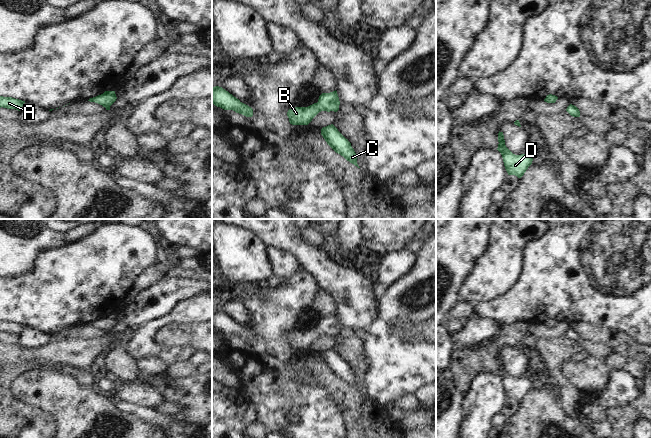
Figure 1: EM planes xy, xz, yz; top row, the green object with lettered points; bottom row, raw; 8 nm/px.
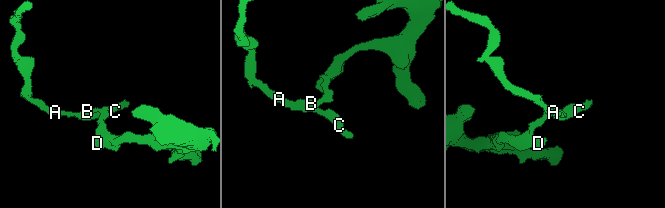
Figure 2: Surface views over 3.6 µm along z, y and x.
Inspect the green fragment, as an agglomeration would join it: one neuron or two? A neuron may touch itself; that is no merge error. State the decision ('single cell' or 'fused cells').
single cell

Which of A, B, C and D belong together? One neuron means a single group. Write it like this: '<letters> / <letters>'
A B C D

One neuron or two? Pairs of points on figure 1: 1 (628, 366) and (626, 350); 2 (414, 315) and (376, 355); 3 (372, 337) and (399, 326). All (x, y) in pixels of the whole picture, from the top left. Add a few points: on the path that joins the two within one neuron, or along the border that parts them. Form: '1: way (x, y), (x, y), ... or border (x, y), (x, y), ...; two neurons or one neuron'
1: border (613, 351), (640, 361); two neurons
2: way (398, 313), (393, 313), (381, 325), (379, 339); one neuron
3: border (389, 323), (390, 330), (397, 336), (412, 338); two neurons

